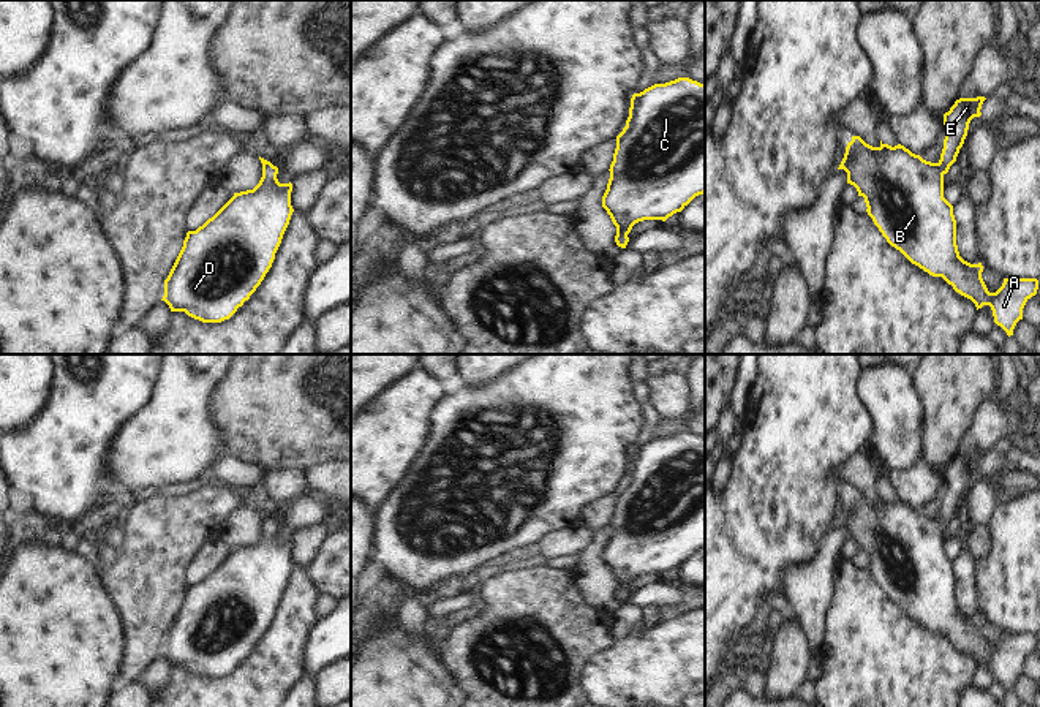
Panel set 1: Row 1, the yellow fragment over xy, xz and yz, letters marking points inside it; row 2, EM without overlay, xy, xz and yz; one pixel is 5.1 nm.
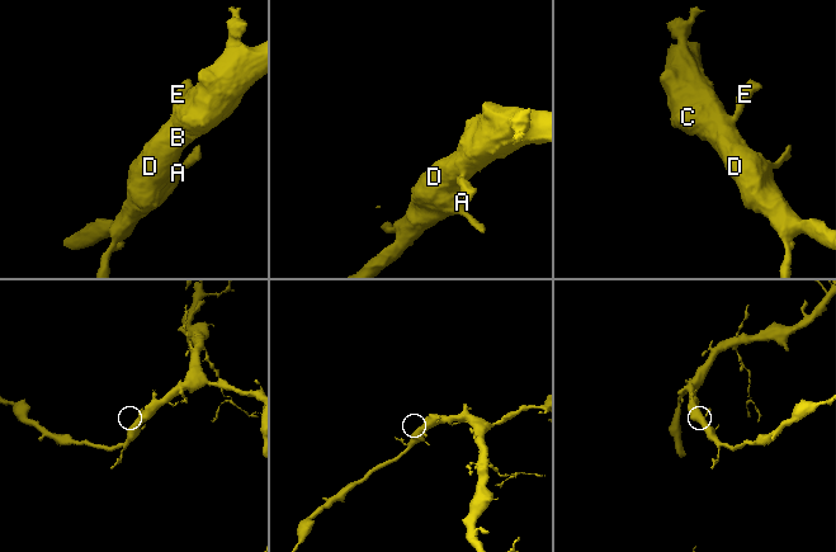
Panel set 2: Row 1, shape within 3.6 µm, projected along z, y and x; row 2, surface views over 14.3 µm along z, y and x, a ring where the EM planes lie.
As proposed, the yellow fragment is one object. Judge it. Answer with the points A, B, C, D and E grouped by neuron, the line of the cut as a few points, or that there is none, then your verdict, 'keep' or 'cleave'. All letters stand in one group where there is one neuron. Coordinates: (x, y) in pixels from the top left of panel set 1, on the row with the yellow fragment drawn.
A B C D E | no cut | keep

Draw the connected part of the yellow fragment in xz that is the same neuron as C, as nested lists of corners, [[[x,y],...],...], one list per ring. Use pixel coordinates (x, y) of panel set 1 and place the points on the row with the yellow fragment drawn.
[[[678,78],[654,84],[631,98],[626,127],[616,136],[616,149],[610,164],[610,179],[602,196],[602,207],[616,226],[615,242],[626,248],[632,226],[643,220],[665,221],[681,212],[695,196],[705,193],[705,84]]]

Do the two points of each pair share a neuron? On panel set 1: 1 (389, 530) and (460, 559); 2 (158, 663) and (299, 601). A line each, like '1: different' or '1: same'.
1: same
2: different

